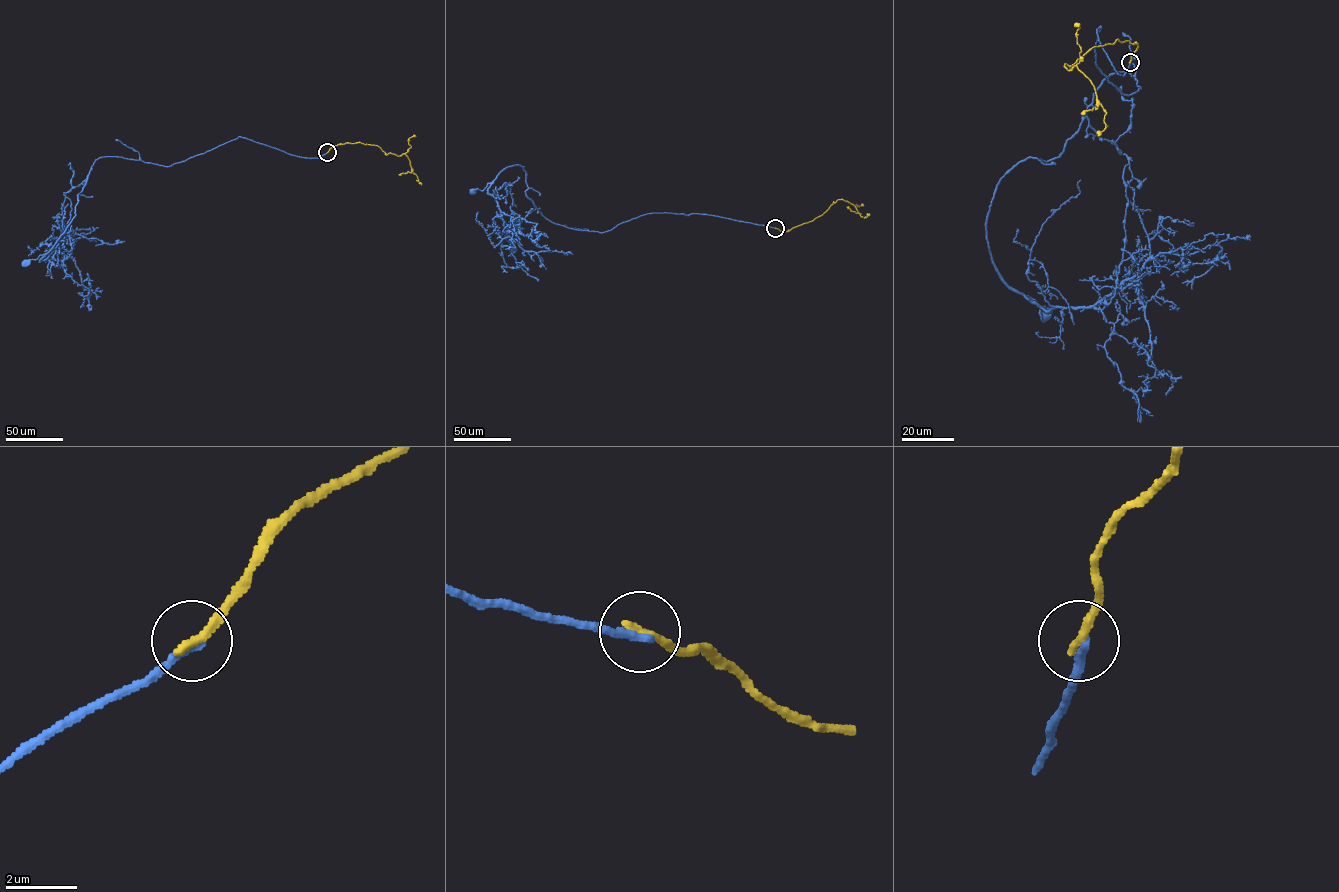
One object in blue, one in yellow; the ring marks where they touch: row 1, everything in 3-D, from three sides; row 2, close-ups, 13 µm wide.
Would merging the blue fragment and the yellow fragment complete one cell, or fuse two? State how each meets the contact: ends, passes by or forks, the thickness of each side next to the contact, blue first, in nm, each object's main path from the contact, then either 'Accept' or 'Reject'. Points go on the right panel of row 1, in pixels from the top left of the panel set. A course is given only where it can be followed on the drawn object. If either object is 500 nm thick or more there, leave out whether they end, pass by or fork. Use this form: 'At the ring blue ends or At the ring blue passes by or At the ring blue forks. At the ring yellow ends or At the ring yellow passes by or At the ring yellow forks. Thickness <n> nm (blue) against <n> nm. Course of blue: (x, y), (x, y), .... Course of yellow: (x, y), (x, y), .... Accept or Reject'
At the ring blue ends. At the ring yellow ends. Thickness 280 nm (blue) against 280 nm. Course of blue: (1130, 63), (1100, 27), (1095, 64), (1140, 88), (1103, 81), (989, 207), (991, 261), (1044, 314). Course of yellow: (1130, 62), (1138, 44), (1117, 40), (1094, 46), (1072, 68), (1065, 63), (1089, 79), (1106, 112), (1099, 135). Reject

